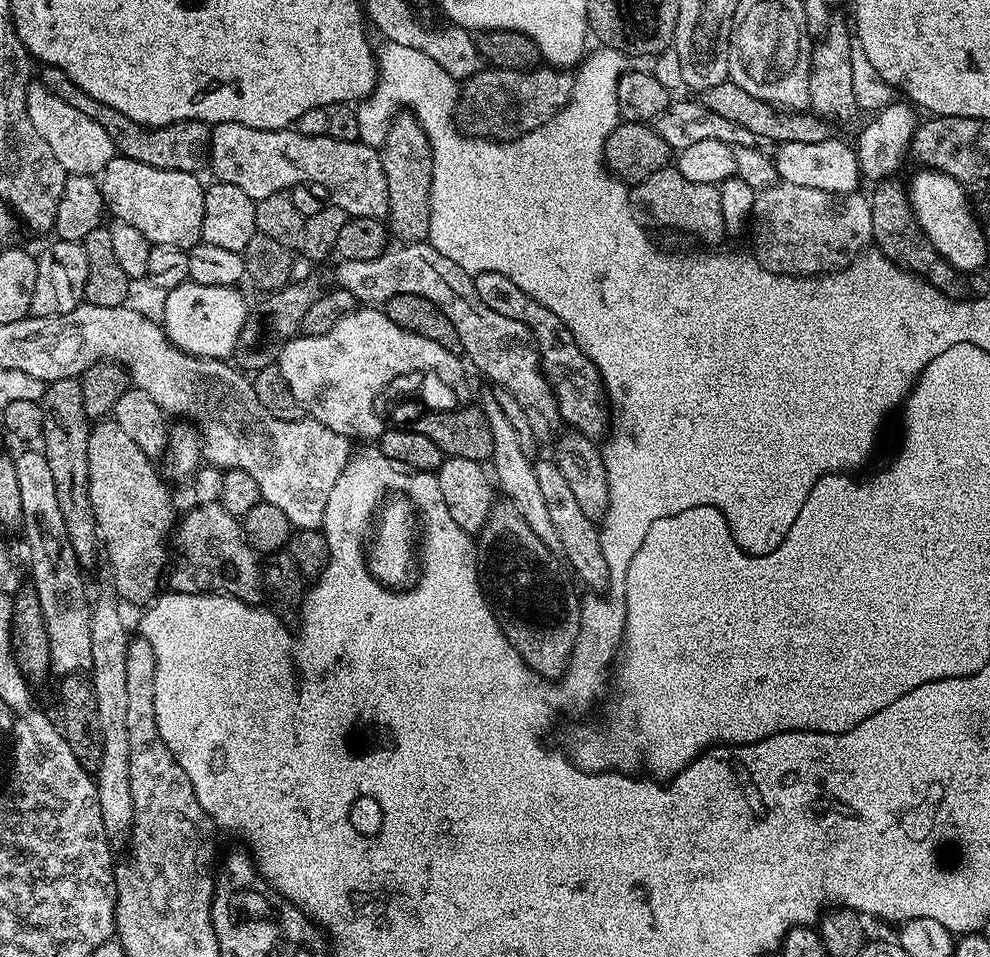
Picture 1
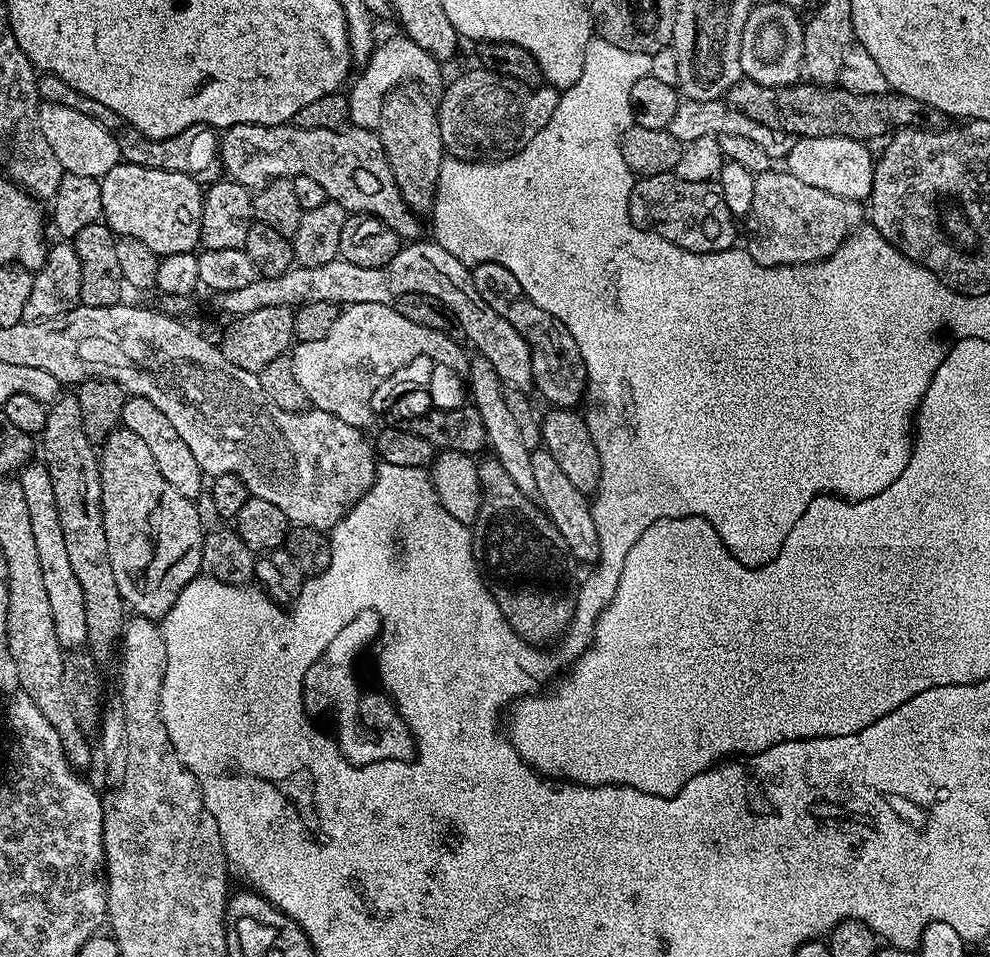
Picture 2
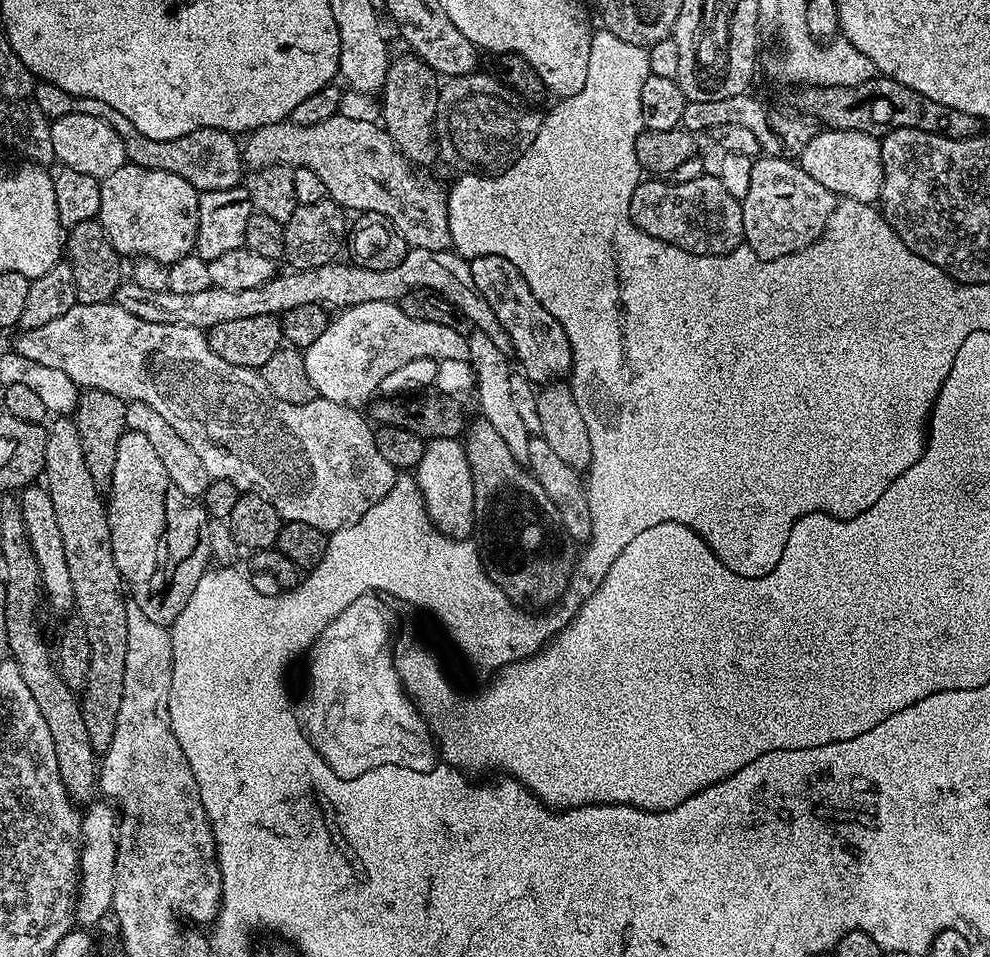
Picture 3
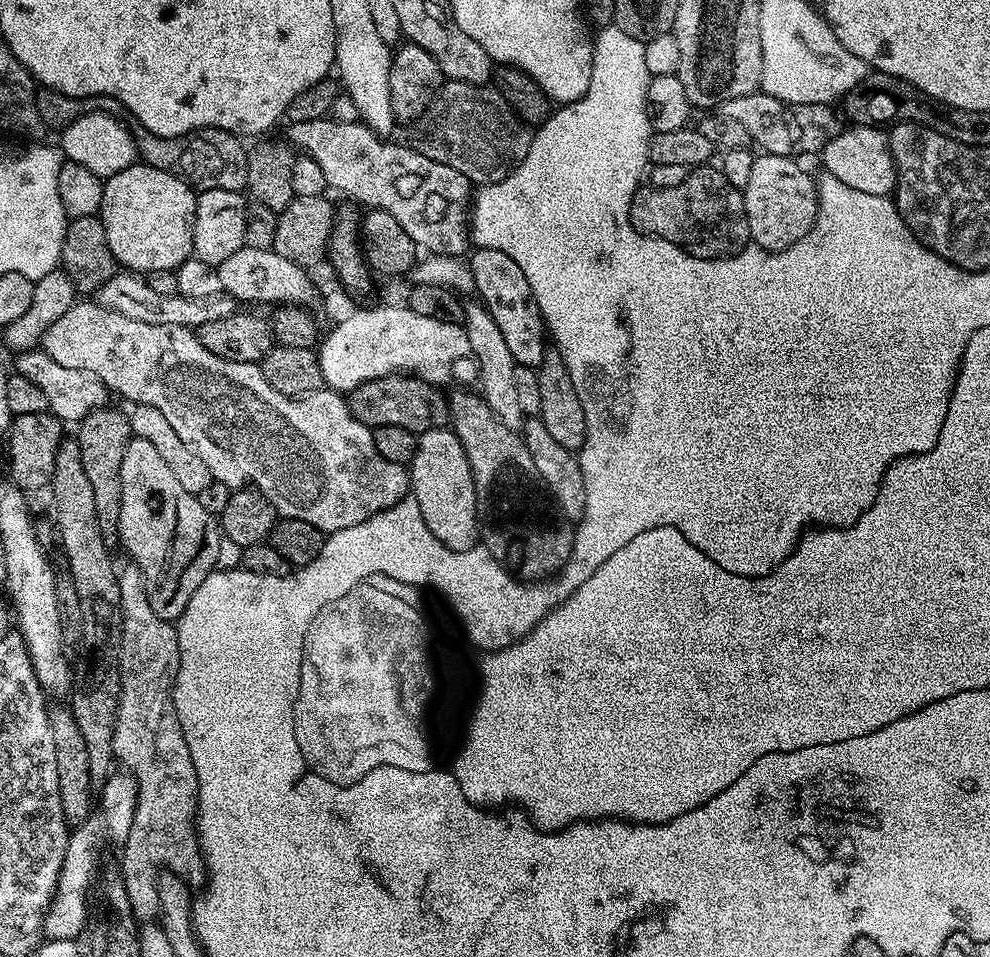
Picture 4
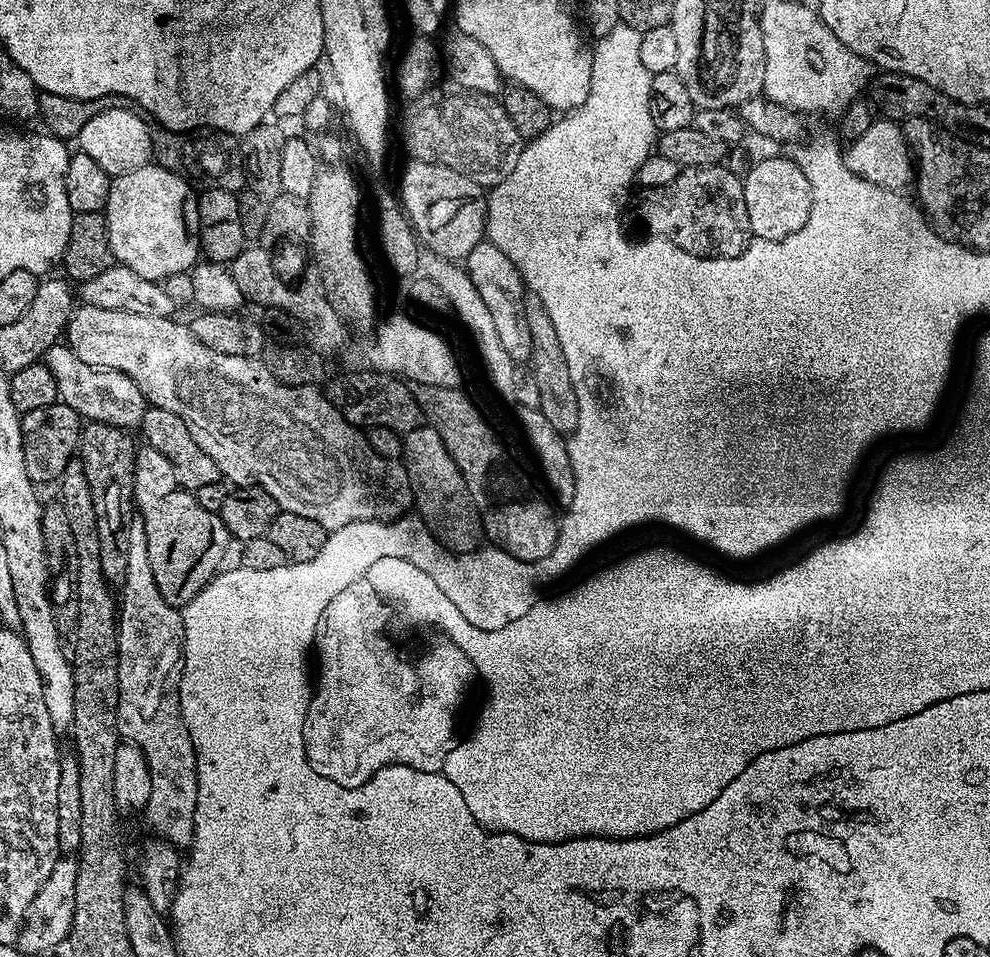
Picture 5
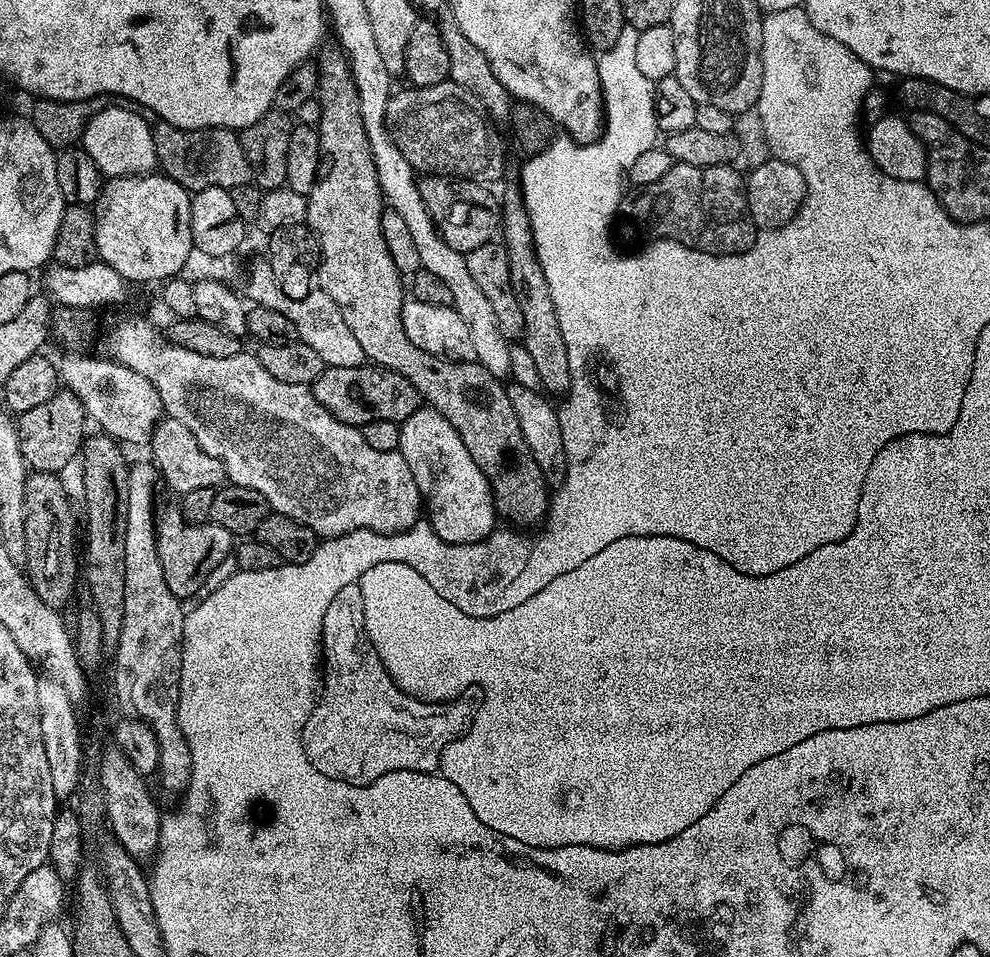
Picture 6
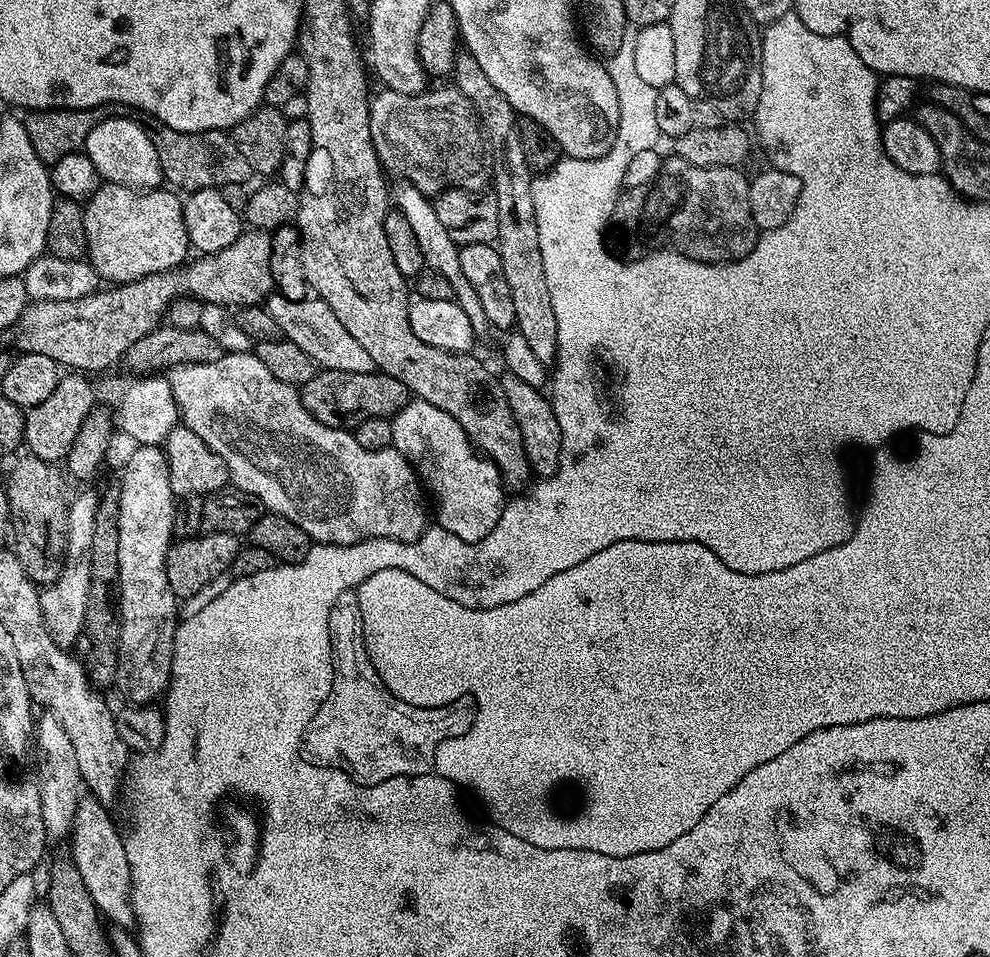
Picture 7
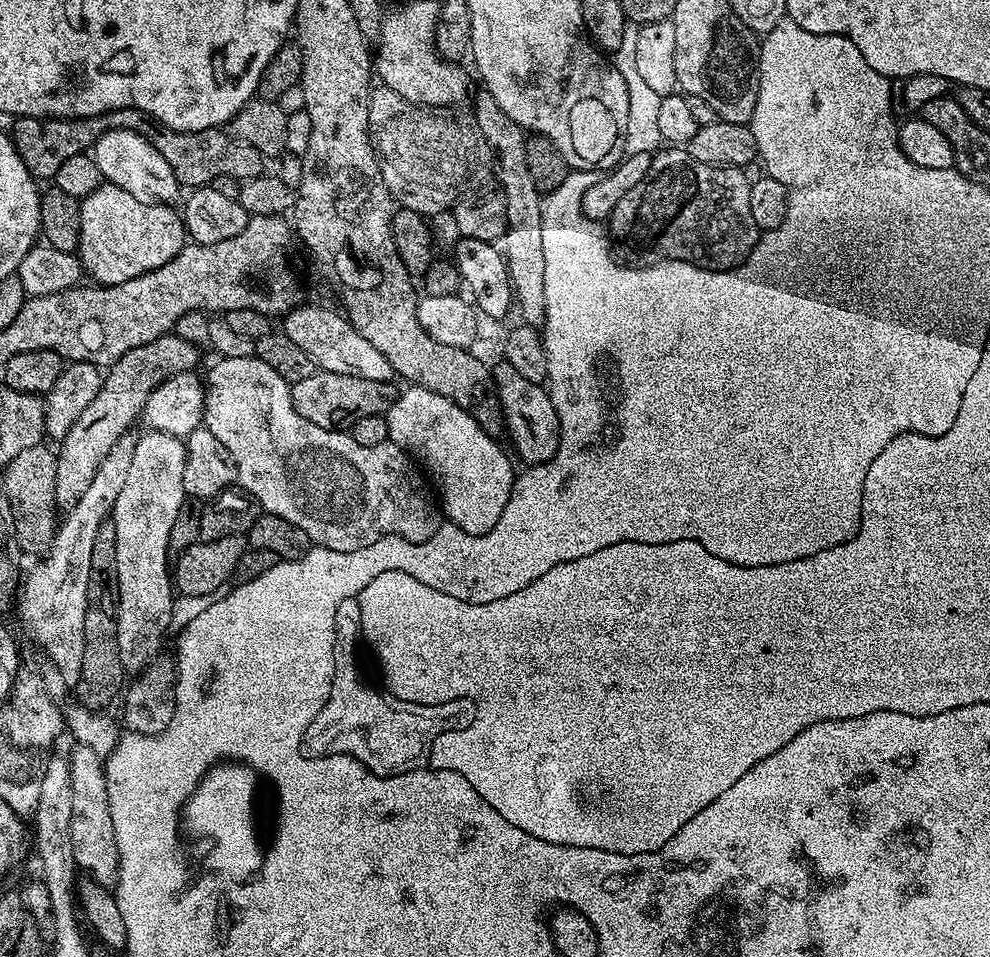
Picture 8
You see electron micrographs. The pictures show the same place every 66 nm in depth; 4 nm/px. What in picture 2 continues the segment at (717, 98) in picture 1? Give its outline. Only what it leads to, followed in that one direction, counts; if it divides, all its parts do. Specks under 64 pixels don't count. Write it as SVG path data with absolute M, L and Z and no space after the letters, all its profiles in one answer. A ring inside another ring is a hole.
M744 78L728 91L726 99L738 110L754 118L754 122L779 128L794 138L845 136L864 140L868 136L883 137L898 128L929 127L939 130L945 127L944 113L926 102L918 102L918 98L902 96L891 90L868 90L865 91L868 92L865 96L860 92L863 91L843 86L821 86L813 82L797 82L786 88L771 88Z

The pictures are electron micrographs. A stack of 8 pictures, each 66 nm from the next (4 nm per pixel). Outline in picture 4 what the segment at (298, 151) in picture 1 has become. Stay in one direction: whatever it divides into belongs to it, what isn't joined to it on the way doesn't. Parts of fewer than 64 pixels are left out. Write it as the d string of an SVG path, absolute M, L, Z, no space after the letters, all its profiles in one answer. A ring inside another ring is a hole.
M325 118L297 124L289 123L287 127L287 143L303 155L312 156L314 162L322 166L322 174L326 174L329 189L337 188L342 195L365 204L363 206L365 209L381 208L394 214L398 226L402 226L402 230L410 234L417 249L433 256L463 257L469 251L470 197L473 195L474 188L470 181L462 174L458 174L458 170L454 170L454 166L434 162L434 158L426 158L426 154L416 151L407 143L391 144L393 142L391 139L382 138L360 120L338 122Z

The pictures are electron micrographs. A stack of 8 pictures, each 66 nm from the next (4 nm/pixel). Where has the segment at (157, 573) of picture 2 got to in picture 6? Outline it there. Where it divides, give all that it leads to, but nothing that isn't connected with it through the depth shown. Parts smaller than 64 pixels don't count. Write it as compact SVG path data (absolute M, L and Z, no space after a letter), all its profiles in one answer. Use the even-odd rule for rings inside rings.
M179 507L159 509L156 518L156 550L158 552L158 562L162 568L162 578L166 580L166 586L170 588L170 594L181 598L192 596L208 580L208 575L223 562L231 557L234 552L234 537L230 530L214 523L207 524L187 524Z

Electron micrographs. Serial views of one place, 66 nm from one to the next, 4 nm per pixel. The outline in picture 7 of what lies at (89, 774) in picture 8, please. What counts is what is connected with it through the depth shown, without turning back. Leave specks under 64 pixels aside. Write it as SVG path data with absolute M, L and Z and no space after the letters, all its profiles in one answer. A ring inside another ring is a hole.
M81 795L78 814L74 814L70 854L78 866L78 874L82 874L82 882L86 882L86 890L90 890L90 898L100 909L101 917L113 920L111 923L117 927L131 929L136 924L136 915L132 909L130 858L126 854L125 837L116 829L110 813L95 796Z

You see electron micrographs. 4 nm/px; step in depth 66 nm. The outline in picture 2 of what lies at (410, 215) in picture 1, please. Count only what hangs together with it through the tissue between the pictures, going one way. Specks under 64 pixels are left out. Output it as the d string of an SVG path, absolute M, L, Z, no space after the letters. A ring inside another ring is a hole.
M405 82L393 88L380 102L378 135L384 142L384 156L400 193L413 209L428 214L436 198L436 183L446 153L437 105L423 91L427 92L416 82Z

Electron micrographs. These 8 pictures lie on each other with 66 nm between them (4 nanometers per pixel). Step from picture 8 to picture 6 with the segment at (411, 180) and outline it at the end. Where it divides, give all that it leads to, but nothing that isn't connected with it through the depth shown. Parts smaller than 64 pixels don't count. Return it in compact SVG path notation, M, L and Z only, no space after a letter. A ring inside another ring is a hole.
M447 79L438 82L434 86L426 86L425 88L405 87L405 92L400 90L393 91L392 97L388 100L386 106L386 118L384 125L388 127L388 133L392 136L392 141L398 146L398 150L402 152L402 158L406 158L406 162L410 162L413 172L417 174L427 174L430 176L446 176L458 180L472 180L476 184L492 186L495 180L500 180L504 176L504 140L500 137L500 132L490 119L488 112L482 106L480 99L474 94L470 94L470 90L466 90L462 86L458 86L453 80Z

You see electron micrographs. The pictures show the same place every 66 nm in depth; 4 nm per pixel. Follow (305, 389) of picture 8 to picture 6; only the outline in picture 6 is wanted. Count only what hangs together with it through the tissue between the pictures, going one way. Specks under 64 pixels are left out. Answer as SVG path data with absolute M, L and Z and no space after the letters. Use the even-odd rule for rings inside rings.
M371 362L358 366L325 367L324 373L310 387L314 398L318 398L318 402L326 406L326 410L330 410L338 422L353 426L366 422L394 422L401 425L422 406L418 390L410 381L402 378L402 374Z

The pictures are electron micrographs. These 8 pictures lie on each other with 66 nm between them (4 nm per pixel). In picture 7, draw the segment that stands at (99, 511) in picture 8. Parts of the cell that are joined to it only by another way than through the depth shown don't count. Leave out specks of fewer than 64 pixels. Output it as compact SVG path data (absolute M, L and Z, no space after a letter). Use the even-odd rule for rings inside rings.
M92 492L82 493L76 501L71 501L68 510L68 545L64 555L64 569L58 574L58 578L52 584L47 585L40 592L42 614L45 616L45 624L54 642L63 646L72 646L76 639L81 639L86 618L86 606L90 598L90 545L94 543L94 522L96 521L97 506L100 498Z

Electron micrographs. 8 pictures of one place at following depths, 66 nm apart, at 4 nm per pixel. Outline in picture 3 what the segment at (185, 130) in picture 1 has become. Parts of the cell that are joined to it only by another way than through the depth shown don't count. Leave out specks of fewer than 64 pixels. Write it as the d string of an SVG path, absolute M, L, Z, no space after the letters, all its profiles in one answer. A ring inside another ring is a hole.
M37 83L36 101L38 110L42 110L42 114L48 117L49 121L62 118L66 114L90 114L106 122L124 139L124 155L127 163L137 164L150 170L166 170L170 174L178 174L186 178L186 182L190 182L200 192L235 188L245 175L246 165L242 159L242 150L238 145L237 137L231 132L219 133L214 128L199 128L182 138L169 140L146 138L141 132L134 130L134 122L118 114L114 106L106 106L106 102L98 102L98 98L82 98L74 94L66 94L66 90L62 90L62 86L57 84ZM219 152L220 172L204 172L211 166L212 156L218 155Z

